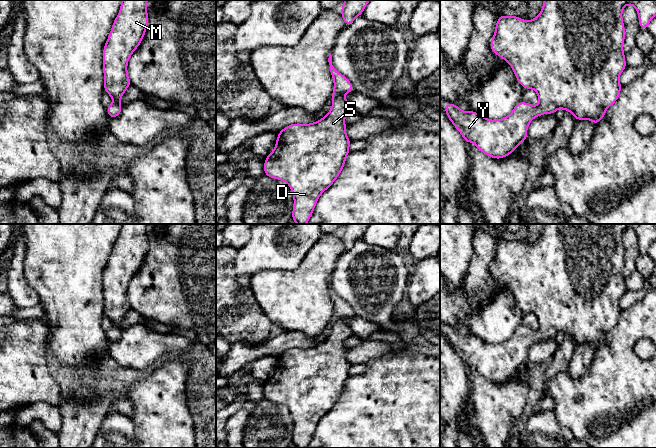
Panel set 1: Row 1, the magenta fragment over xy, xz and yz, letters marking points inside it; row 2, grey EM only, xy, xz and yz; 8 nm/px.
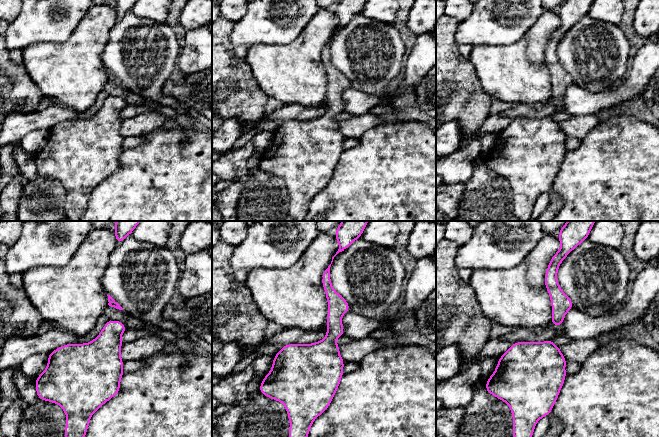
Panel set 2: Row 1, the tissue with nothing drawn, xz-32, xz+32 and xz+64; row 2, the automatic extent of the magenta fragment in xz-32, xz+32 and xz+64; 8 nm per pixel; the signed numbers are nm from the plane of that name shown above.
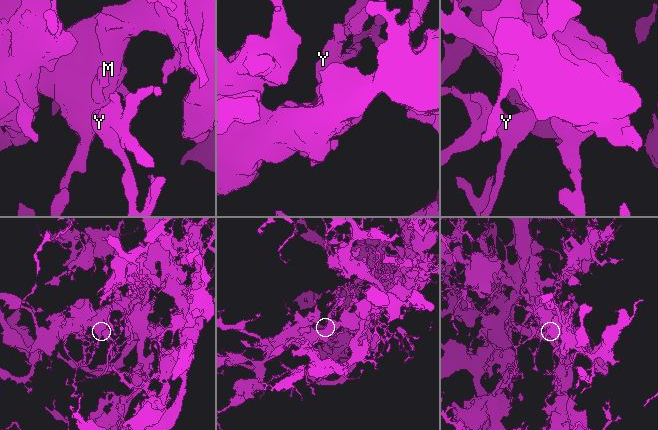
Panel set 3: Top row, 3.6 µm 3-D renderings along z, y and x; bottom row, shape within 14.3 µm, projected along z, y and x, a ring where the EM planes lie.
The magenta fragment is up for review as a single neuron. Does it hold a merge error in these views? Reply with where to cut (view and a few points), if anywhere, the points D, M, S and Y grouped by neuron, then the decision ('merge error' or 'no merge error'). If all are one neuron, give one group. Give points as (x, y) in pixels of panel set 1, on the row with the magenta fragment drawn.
no cut; D M S Y; no merge error

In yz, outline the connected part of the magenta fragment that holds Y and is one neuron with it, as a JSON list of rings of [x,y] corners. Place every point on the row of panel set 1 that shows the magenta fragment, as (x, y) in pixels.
[[[544,0],[540,14],[530,21],[522,20],[519,16],[500,15],[490,41],[491,51],[507,61],[524,90],[532,88],[537,92],[539,105],[533,106],[521,101],[515,105],[510,115],[490,120],[472,110],[463,112],[453,102],[446,104],[445,113],[466,144],[473,142],[485,155],[502,159],[527,140],[530,122],[542,114],[554,114],[558,108],[562,108],[564,111],[570,111],[576,121],[589,119],[595,126],[602,120],[606,109],[612,106],[620,95],[622,85],[619,76],[627,66],[623,52],[625,27],[622,11],[628,4],[636,8],[641,30],[648,30],[650,20],[656,16],[656,0]]]

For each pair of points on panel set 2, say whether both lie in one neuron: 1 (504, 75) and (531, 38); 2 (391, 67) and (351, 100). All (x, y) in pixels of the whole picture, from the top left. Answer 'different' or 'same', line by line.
1: same
2: different

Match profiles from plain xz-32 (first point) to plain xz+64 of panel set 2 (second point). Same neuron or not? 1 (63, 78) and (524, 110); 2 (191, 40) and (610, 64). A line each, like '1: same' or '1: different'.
1: different
2: different

